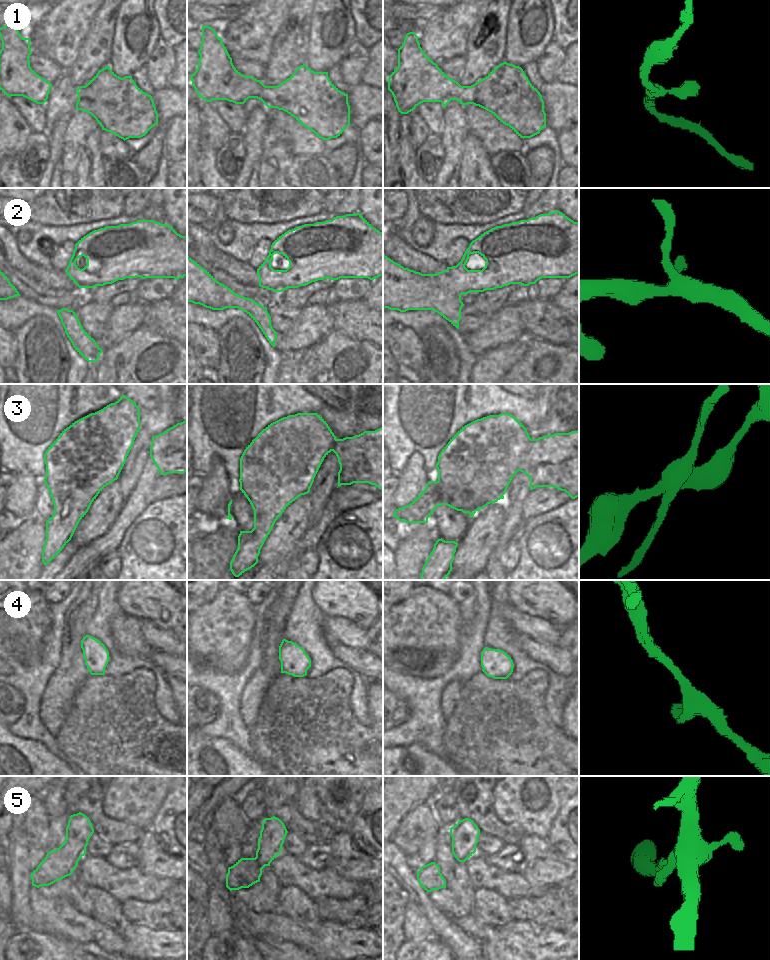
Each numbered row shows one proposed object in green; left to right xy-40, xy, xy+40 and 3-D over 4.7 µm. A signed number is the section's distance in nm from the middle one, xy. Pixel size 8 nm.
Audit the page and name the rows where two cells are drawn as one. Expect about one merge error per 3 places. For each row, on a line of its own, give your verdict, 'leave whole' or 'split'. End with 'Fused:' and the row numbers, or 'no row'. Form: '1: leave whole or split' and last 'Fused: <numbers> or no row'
1: leave whole
2: leave whole
3: split
4: leave whole
5: leave whole
Fused: 3

